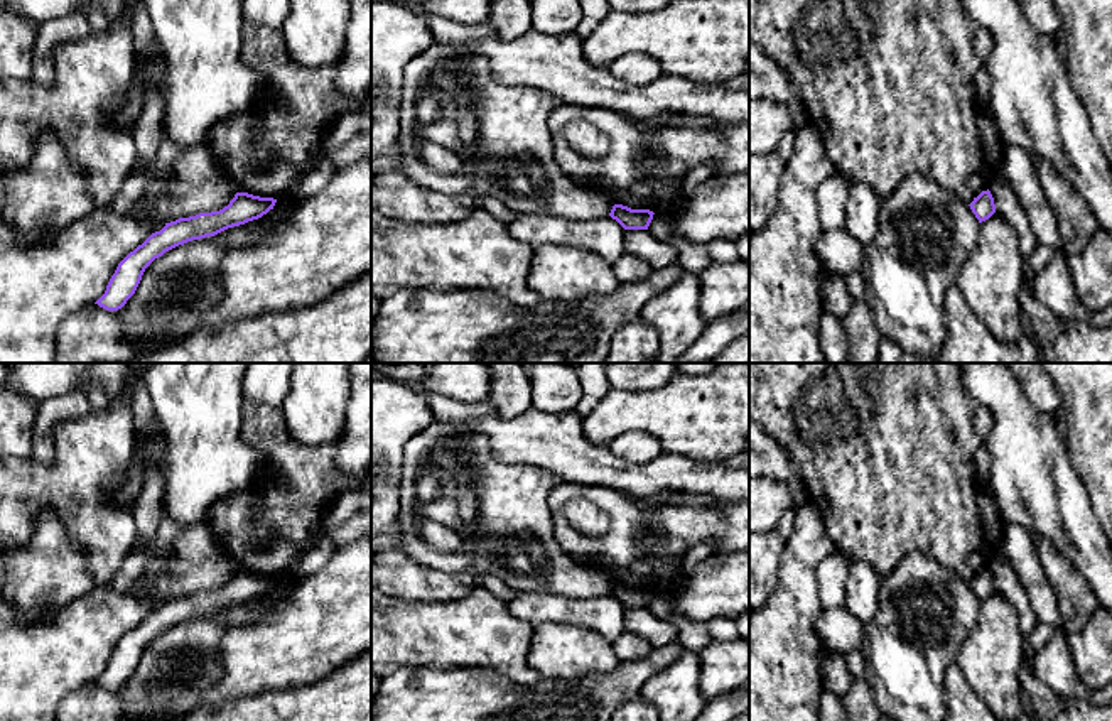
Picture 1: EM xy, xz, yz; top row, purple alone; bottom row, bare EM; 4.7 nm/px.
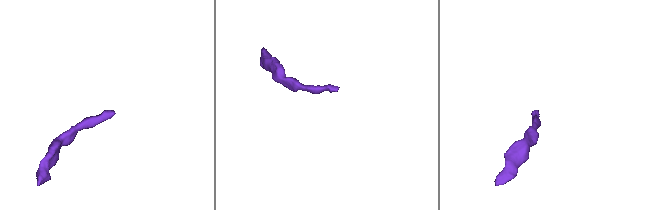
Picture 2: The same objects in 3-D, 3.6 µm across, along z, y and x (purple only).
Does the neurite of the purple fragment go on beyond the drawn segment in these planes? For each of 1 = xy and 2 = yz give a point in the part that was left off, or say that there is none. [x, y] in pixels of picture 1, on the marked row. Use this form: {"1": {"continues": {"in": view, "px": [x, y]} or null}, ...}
{"1": {"continues": null}, "2": {"continues": null}}

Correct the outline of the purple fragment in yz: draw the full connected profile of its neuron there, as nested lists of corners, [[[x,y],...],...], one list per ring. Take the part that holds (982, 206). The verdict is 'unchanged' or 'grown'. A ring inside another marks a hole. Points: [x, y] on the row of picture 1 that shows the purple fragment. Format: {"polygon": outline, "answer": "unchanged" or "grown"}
{"polygon": [[[982,191],[974,201],[969,204],[979,223],[989,220],[996,213],[996,204],[991,191]]], "answer": "unchanged"}

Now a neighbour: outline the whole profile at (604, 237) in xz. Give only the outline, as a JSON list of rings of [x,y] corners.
[[[518,213],[506,226],[511,236],[533,248],[547,243],[577,247],[594,252],[611,265],[626,253],[626,230],[611,216],[574,220]]]

